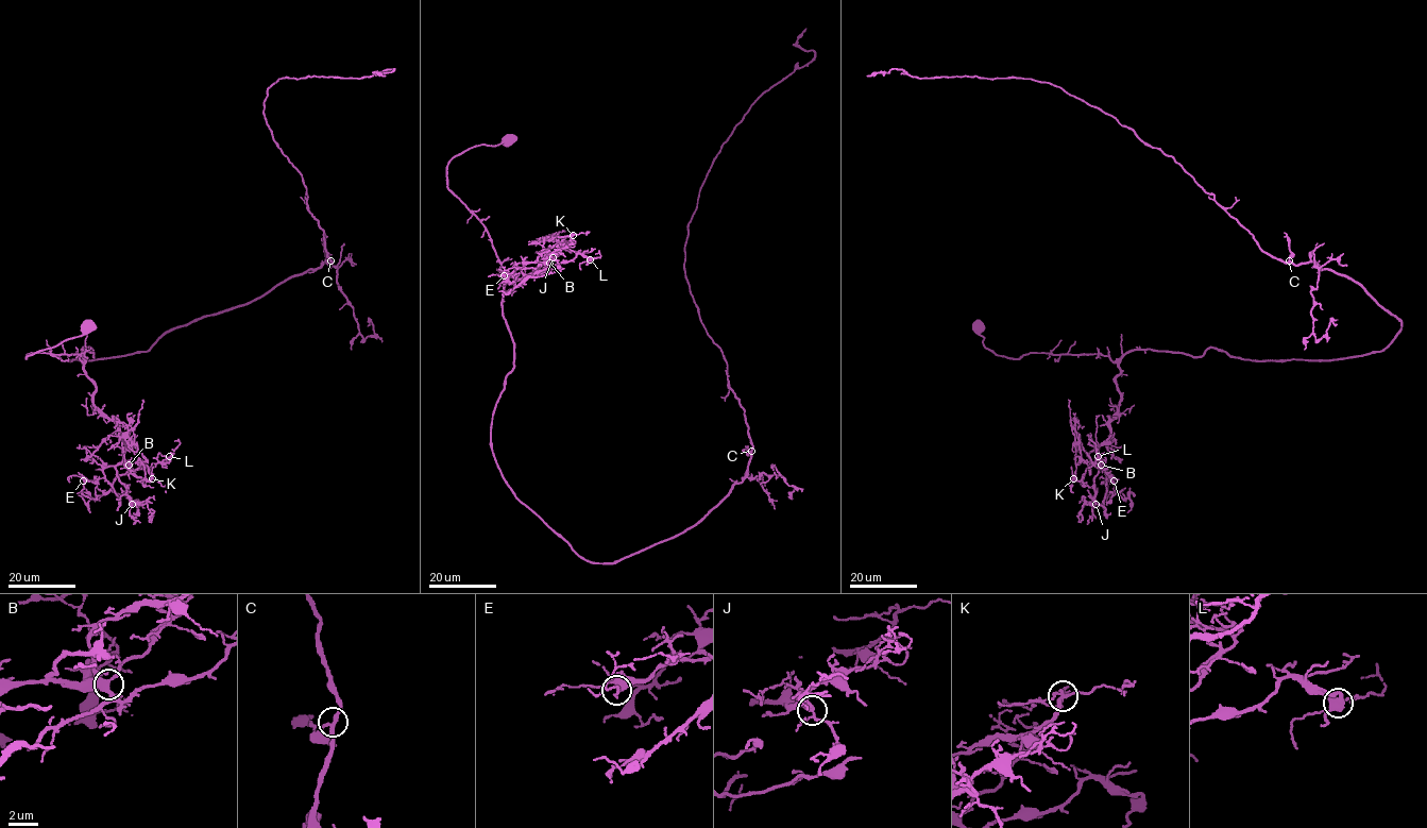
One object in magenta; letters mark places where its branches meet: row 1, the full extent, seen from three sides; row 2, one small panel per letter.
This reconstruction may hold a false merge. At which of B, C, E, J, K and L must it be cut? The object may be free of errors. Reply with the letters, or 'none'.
K

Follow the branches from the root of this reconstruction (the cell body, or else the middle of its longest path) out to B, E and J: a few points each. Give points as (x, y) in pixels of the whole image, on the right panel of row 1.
B: (978, 323), (983, 343), (999, 356), (1101, 354), (1118, 365), (1120, 403), (1099, 450), (1101, 465)
E: (978, 323), (983, 343), (999, 356), (1101, 354), (1118, 365), (1120, 403), (1099, 450), (1114, 480)
J: (978, 323), (983, 343), (999, 356), (1101, 354), (1118, 365), (1120, 403), (1099, 450), (1096, 504)

